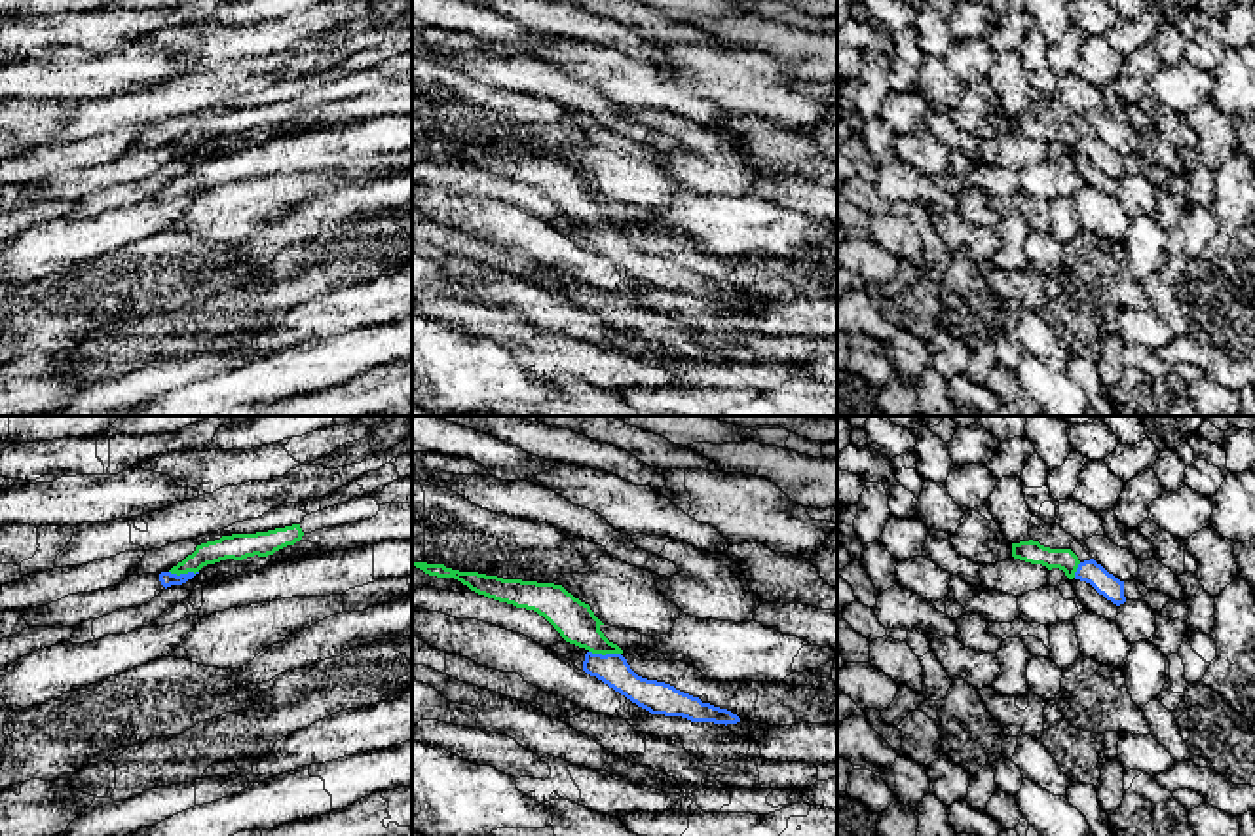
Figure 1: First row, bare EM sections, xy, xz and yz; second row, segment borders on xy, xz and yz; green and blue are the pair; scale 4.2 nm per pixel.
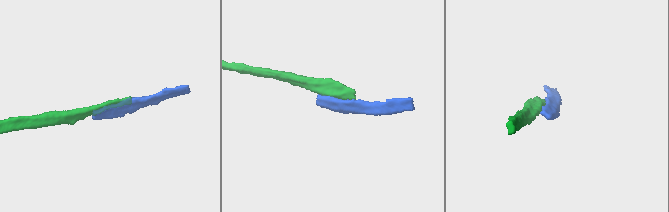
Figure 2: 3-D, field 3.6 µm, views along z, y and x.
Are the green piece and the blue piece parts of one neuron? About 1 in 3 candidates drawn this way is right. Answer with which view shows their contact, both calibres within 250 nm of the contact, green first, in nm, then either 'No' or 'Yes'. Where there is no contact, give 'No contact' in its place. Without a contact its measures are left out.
Touches green in xz. Thickness 170 nm (green) against 140 nm. No

